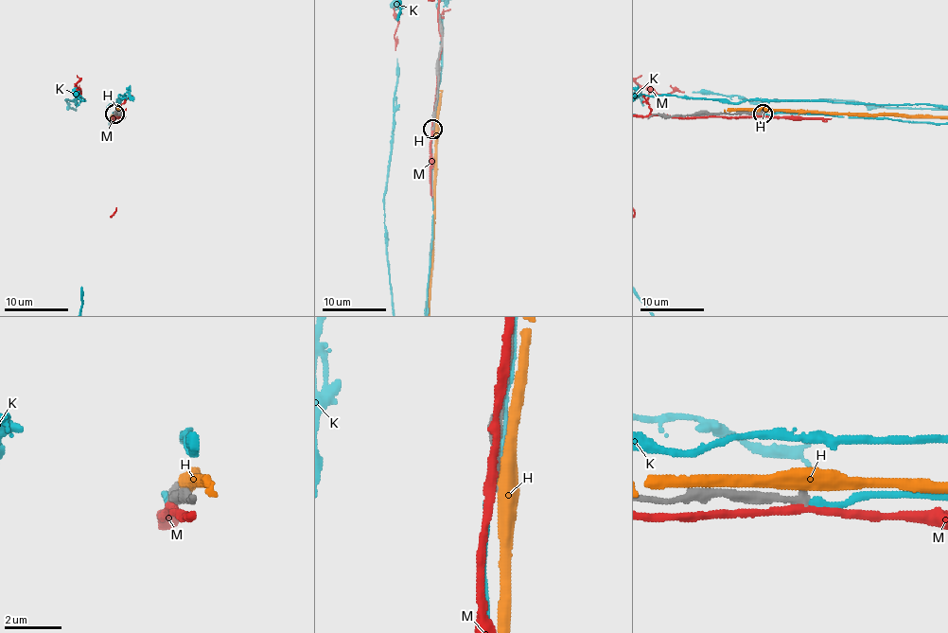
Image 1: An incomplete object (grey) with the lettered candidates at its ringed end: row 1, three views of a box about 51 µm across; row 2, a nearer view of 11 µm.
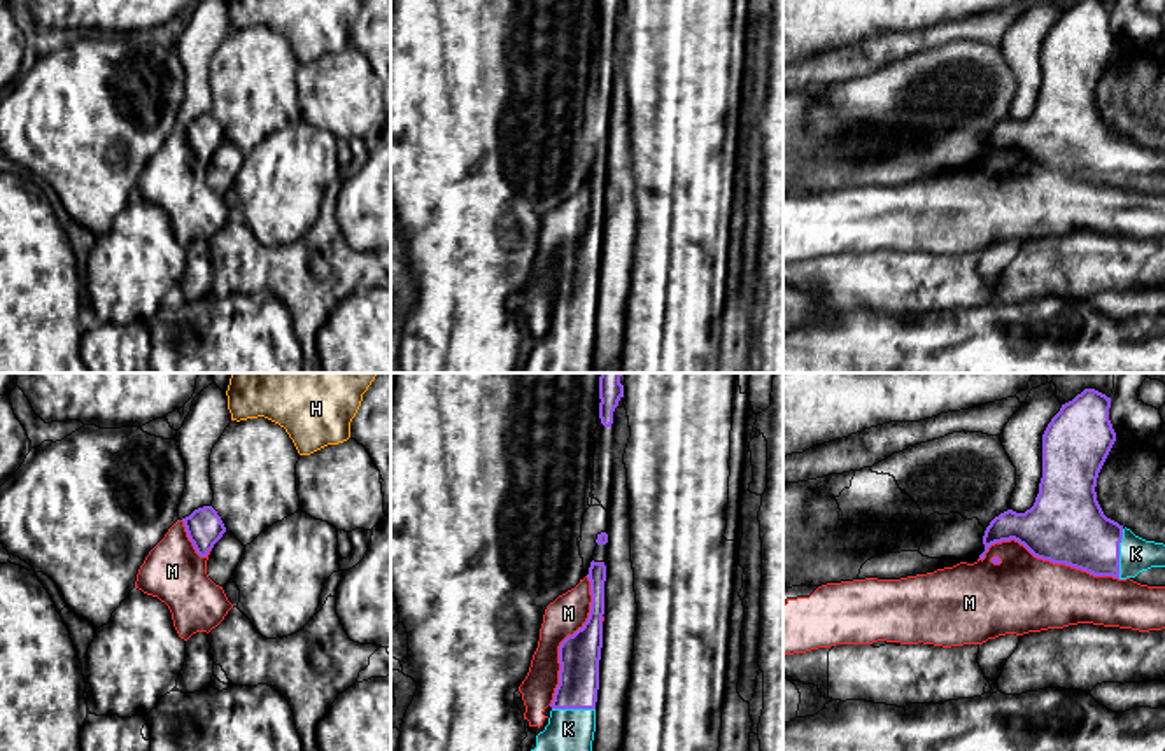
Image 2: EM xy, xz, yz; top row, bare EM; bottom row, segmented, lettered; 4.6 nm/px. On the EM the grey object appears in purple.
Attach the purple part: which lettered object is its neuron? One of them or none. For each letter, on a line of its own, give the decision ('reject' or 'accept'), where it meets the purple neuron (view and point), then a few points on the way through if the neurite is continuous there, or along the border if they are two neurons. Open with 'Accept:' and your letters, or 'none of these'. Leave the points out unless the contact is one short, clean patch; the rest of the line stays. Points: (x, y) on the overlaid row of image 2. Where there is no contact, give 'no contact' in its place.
Accept: K
H: reject; no contact
K: accept; meets purple in yz at (1118, 554); runs through yz (1071, 527), (1080, 536), (1118, 554), (1136, 554)
M: reject; meets purple in yz at (1048, 559)

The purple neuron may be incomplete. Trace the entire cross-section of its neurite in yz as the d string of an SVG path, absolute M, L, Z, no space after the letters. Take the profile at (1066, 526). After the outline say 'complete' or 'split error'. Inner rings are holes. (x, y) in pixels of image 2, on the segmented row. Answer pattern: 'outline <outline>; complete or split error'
outline M1084 389L1062 404L1042 434L1042 478L1034 506L1025 513L1007 509L990 522L983 536L981 560L992 544L1014 539L1037 558L1093 576L1126 579L1151 567L1165 567L1163 543L1146 541L1107 518L1097 501L1097 478L1116 441L1109 408L1111 397L1095 389Z; split error

